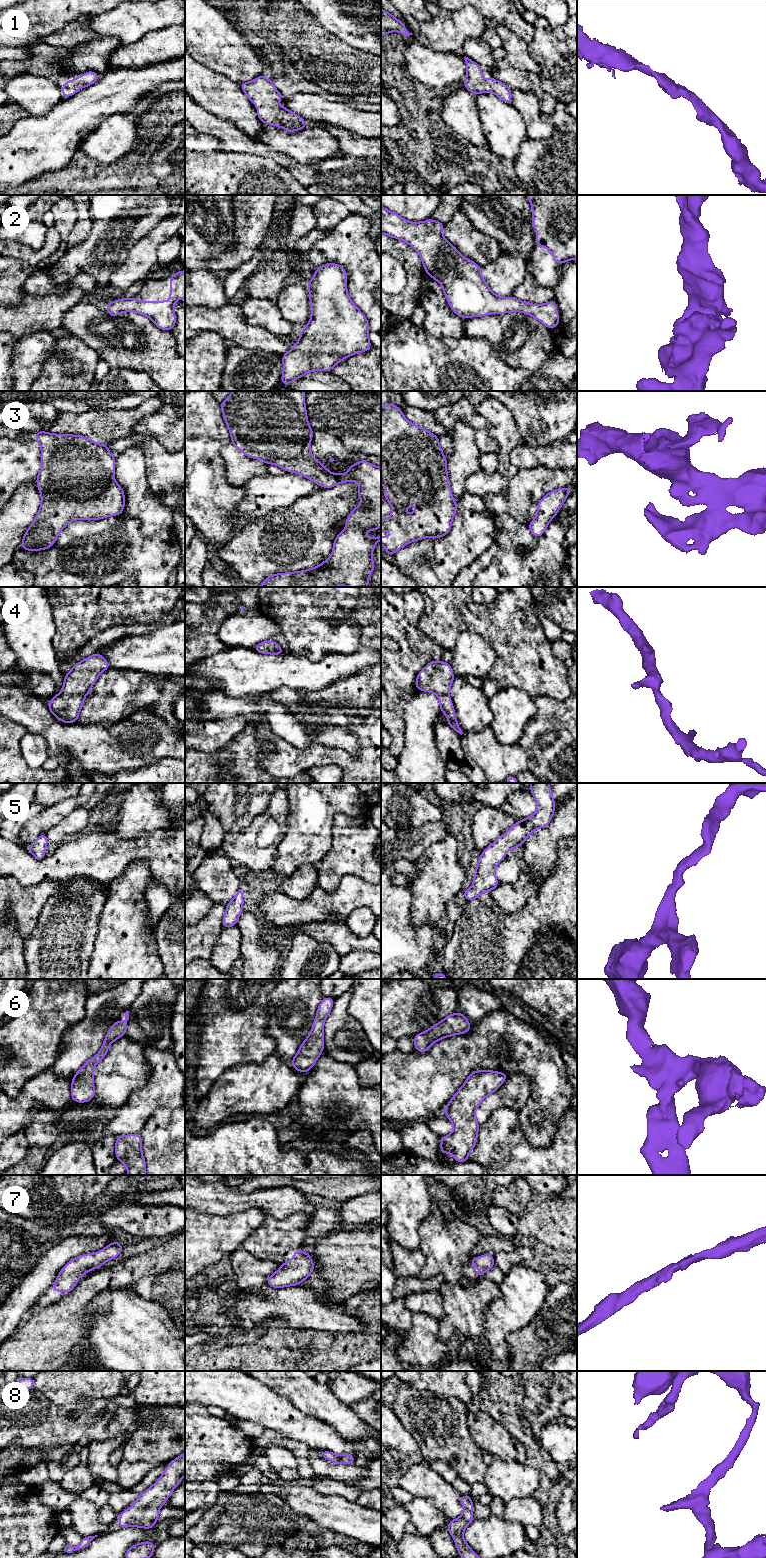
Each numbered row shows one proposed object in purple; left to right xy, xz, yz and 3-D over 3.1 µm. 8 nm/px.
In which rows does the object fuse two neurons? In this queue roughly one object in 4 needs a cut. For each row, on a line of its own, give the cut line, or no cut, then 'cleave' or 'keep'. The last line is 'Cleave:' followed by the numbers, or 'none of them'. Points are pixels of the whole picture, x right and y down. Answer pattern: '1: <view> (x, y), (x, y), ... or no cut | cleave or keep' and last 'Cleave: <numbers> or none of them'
1: no cut | keep
2: no cut | keep
3: no cut | keep
4: no cut | keep
5: no cut | keep
6: no cut | keep
7: no cut | keep
8: no cut | keep
Cleave: none of them

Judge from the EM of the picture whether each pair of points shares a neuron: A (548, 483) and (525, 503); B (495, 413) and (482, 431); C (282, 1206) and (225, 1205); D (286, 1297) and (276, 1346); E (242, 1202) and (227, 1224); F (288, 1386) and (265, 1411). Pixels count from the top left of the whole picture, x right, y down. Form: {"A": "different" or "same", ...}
{"A": "same", "B": "different", "C": "same", "D": "different", "E": "different", "F": "different"}

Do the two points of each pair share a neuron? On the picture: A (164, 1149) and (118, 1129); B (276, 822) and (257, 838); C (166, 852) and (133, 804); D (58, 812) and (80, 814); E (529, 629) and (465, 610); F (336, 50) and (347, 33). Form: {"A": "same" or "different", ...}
{"A": "different", "B": "same", "C": "different", "D": "different", "E": "same", "F": "different"}

